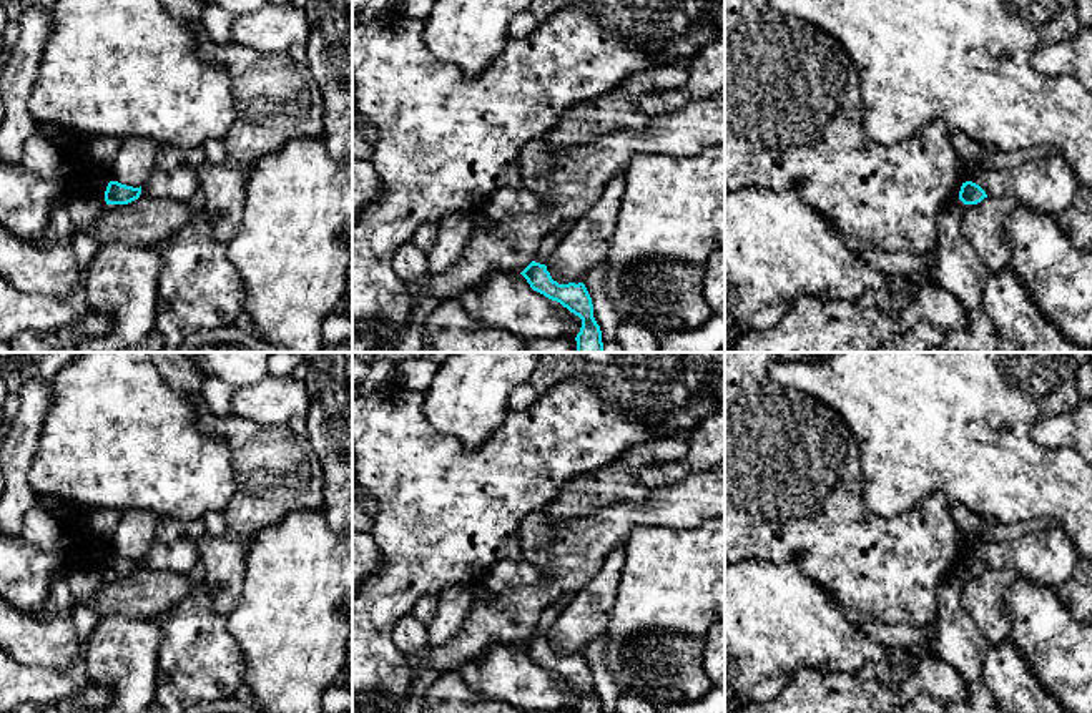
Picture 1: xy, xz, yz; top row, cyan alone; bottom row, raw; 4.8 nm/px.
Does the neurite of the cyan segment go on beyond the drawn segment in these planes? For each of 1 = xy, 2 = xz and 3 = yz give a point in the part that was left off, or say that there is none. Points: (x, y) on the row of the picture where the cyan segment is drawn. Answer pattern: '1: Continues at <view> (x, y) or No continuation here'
1: No continuation here
2: No continuation here
3: No continuation here

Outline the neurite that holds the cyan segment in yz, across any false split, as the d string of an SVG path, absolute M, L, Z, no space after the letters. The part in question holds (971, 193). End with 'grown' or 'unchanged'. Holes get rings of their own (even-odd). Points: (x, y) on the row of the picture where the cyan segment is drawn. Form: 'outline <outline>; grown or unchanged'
outline M972 181L962 183L961 191L959 191L959 199L964 204L977 204L984 198L987 198L987 194L986 194L986 191L979 184L976 184Z; unchanged

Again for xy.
outline M110 181L105 191L105 201L106 204L128 204L138 199L140 194L141 194L141 186L133 188L121 184L118 181Z; unchanged

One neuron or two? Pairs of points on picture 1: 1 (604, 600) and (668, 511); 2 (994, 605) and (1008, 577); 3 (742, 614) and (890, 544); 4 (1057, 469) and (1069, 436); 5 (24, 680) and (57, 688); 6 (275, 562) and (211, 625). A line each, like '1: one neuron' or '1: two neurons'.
1: two neurons
2: one neuron
3: two neurons
4: two neurons
5: one neuron
6: two neurons

